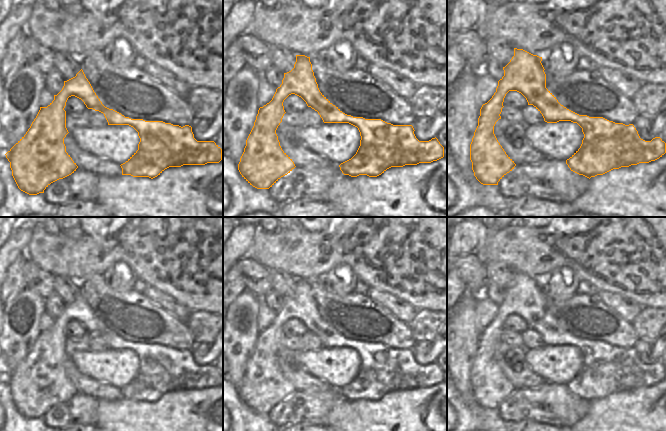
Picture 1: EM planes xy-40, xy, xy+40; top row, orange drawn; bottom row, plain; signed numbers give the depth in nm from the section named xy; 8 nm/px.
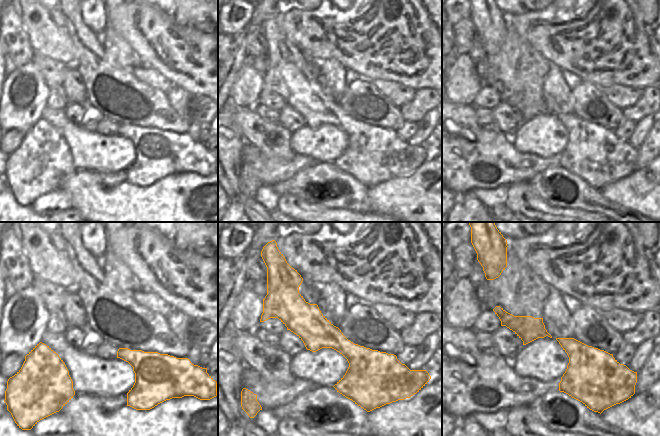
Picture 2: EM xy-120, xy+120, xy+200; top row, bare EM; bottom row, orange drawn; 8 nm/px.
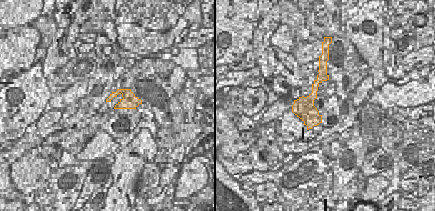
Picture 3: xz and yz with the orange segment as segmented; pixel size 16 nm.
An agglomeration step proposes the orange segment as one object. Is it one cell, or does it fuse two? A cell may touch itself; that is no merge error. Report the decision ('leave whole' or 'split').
leave whole

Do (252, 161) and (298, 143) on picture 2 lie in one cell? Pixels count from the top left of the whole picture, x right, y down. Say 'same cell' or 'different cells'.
different cells

